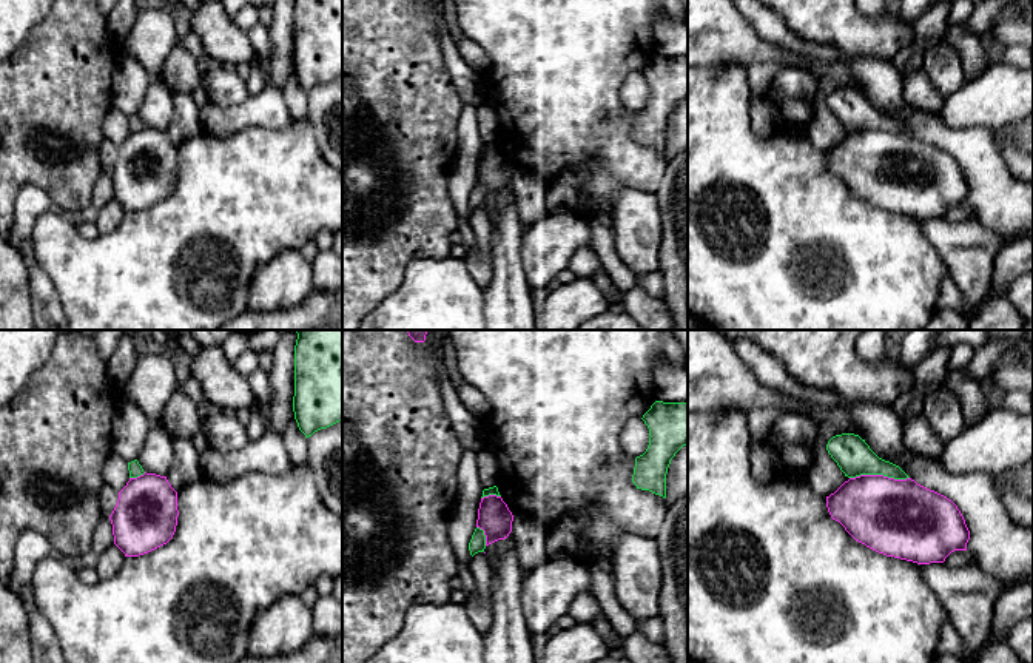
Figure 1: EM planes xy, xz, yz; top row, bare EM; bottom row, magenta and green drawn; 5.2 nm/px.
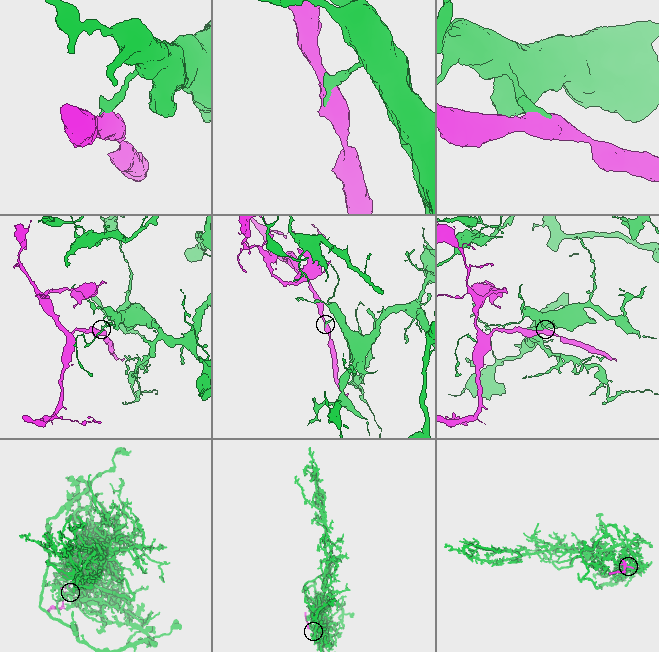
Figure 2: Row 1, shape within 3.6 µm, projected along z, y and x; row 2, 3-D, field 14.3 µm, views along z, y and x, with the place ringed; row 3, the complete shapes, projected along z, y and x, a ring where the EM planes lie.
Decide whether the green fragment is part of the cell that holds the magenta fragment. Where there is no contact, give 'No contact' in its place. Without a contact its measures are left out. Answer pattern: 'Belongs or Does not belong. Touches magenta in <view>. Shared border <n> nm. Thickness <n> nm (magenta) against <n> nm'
Does not belong. Touches magenta in yz. Shared border 320 nm. Thickness 400 nm (magenta) against 190 nm

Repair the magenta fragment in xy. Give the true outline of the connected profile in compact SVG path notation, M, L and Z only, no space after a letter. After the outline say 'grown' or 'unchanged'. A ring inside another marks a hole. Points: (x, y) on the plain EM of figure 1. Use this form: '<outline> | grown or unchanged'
M167 131L130 133L109 170L114 199L125 211L148 208L173 193L177 171L177 146Z | unchanged

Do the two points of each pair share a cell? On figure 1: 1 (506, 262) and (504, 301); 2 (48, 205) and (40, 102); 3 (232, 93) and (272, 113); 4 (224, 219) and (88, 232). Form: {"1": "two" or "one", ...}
{"1": "one", "2": "two", "3": "two", "4": "two"}

